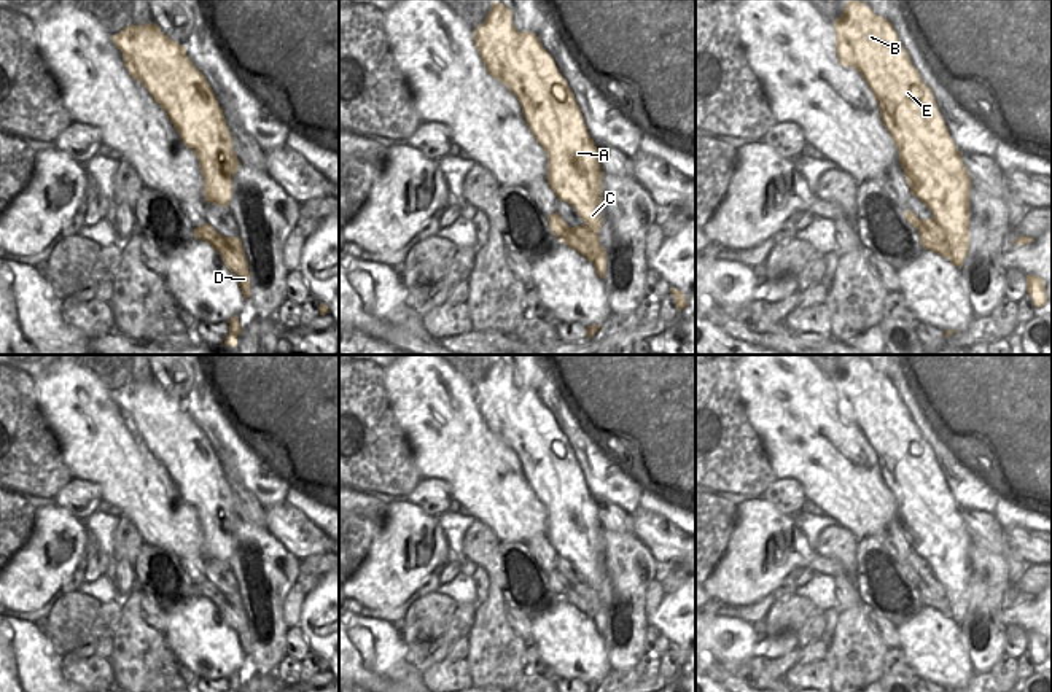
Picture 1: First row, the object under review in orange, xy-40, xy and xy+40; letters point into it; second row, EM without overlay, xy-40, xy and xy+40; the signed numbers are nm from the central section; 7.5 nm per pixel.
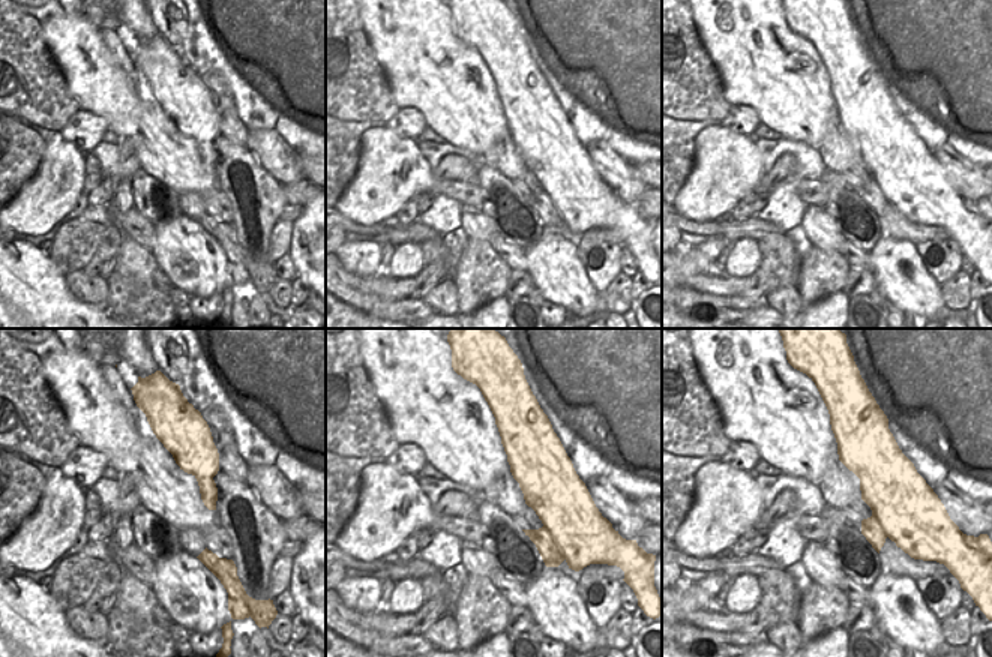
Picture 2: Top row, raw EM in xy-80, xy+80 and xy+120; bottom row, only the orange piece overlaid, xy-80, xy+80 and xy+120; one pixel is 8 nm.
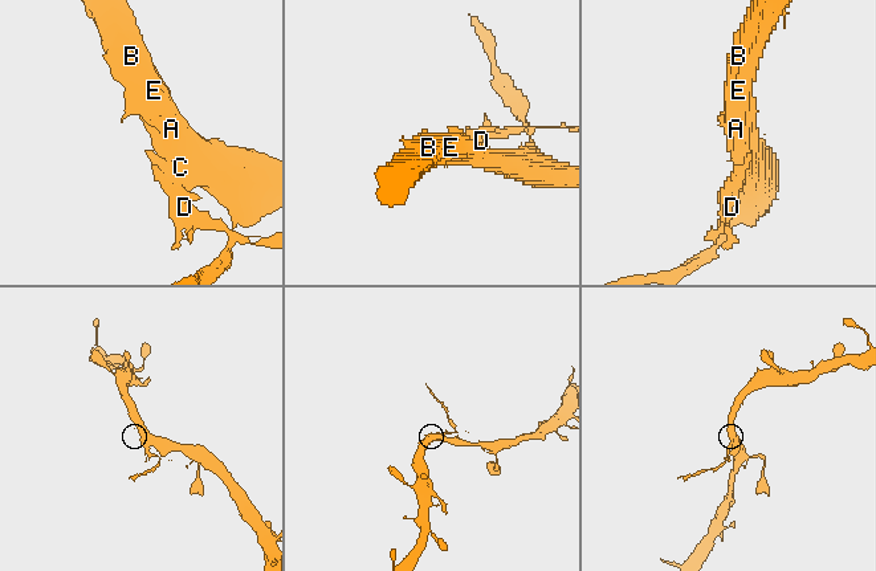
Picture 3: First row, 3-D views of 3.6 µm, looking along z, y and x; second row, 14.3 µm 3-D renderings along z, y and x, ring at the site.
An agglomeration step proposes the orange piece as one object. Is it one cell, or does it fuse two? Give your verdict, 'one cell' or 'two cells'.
two cells

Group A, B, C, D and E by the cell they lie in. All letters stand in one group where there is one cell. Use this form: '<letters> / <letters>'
A B C E / D

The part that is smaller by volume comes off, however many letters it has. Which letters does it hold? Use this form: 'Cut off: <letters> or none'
Cut off: D

